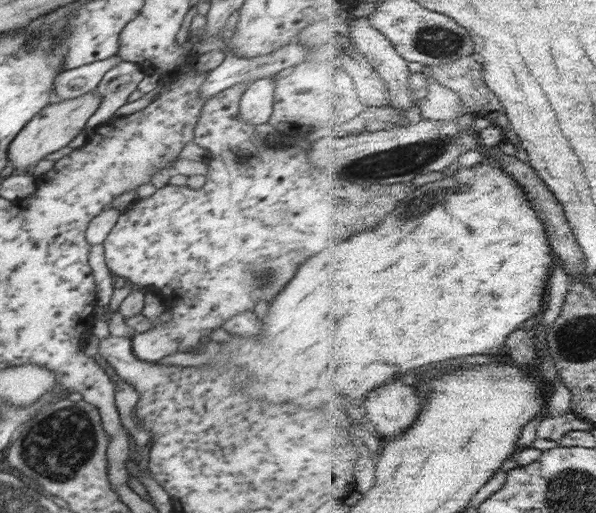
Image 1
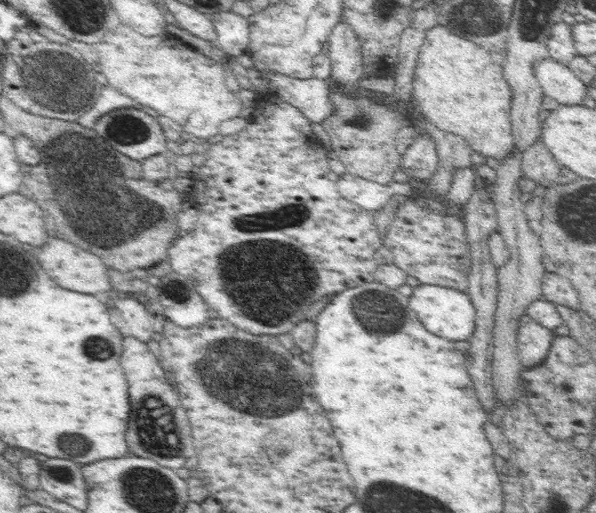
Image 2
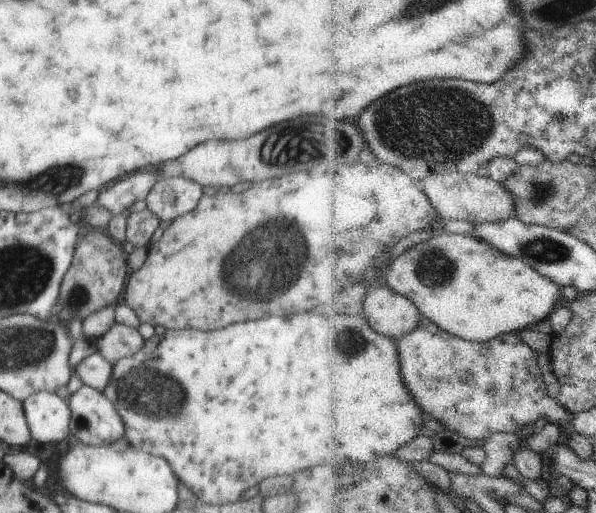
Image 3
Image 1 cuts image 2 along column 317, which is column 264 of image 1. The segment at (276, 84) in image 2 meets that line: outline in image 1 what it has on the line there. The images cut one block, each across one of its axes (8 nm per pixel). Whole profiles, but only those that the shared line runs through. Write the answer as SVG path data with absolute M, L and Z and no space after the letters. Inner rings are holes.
M273 76L252 82L239 101L242 120L254 126L268 123L272 116L275 88Z

